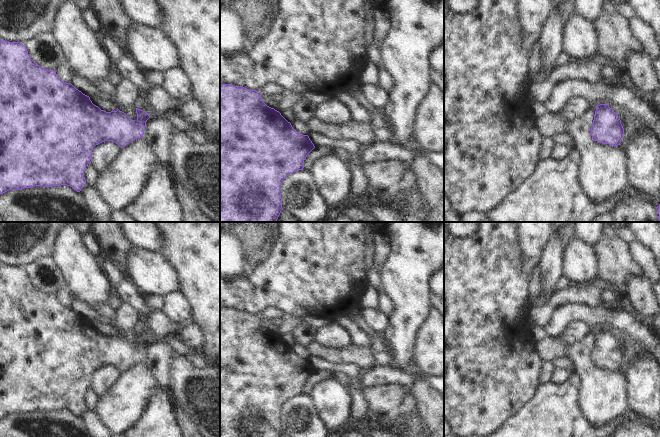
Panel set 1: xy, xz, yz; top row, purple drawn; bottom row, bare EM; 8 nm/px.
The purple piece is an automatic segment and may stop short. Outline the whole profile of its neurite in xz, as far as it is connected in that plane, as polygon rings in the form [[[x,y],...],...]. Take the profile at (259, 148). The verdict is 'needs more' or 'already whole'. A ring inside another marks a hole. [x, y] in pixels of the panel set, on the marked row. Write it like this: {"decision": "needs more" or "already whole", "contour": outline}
{"decision": "already whole", "contour": [[[220,84],[220,222],[276,222],[282,208],[280,186],[291,173],[303,170],[304,160],[315,148],[308,135],[303,135],[293,129],[279,111],[267,106],[261,98],[261,92],[249,90],[243,86]]]}

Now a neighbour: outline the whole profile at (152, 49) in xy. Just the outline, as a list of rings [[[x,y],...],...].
[[[132,23],[127,31],[125,51],[142,70],[161,70],[179,66],[179,54],[170,38],[158,28]]]

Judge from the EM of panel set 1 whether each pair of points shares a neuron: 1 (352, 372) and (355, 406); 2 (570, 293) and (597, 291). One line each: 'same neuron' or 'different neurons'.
1: same neuron
2: same neuron

